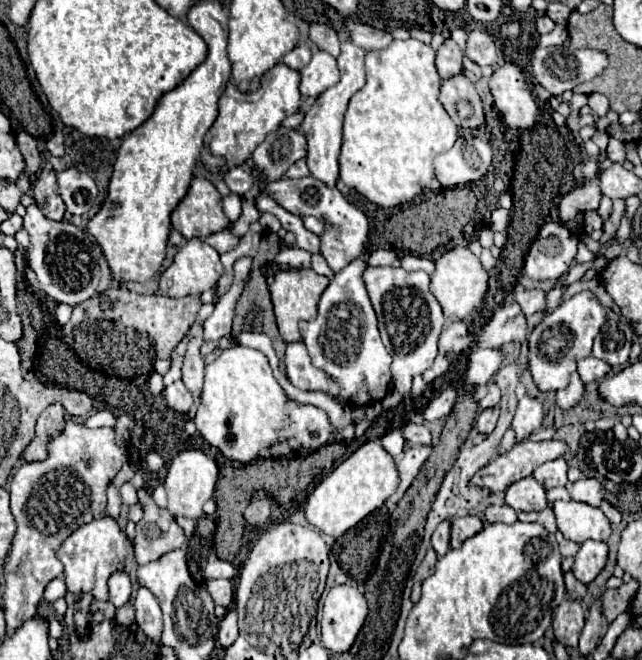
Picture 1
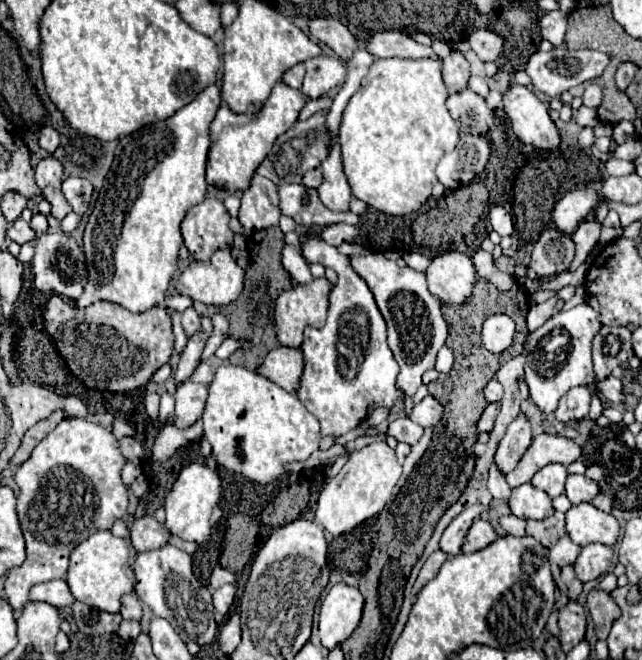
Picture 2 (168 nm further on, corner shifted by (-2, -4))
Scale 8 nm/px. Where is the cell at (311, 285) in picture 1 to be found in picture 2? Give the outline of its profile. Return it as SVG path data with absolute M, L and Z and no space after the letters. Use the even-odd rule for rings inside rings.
M314 278L310 284L294 284L290 290L284 290L276 298L276 308L274 308L274 324L276 324L276 334L282 346L290 348L300 348L304 340L304 328L306 326L324 326L326 310L328 310L328 294L332 290L332 282L326 278Z

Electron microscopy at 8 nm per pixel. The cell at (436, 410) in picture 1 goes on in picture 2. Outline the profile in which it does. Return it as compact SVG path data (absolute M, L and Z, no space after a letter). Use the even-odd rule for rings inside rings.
M430 394L420 404L416 404L410 414L412 422L420 424L422 428L434 428L442 420L442 416L444 416L444 406Z

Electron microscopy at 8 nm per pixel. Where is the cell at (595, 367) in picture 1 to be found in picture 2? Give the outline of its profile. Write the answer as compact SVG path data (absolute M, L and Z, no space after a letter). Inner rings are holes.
M606 376L604 380L594 380L590 384L590 390L600 392L604 398L612 400L612 402L622 402L624 394L622 394L622 382L614 376Z

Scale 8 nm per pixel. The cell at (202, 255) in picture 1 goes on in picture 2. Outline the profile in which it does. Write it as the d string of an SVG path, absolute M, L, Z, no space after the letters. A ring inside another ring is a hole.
M216 250L210 258L210 262L200 262L200 260L192 260L190 266L182 272L182 276L176 282L176 292L190 296L196 302L202 304L214 304L214 306L222 306L222 304L230 304L238 298L240 290L244 286L244 270L234 262L232 254L226 250Z

